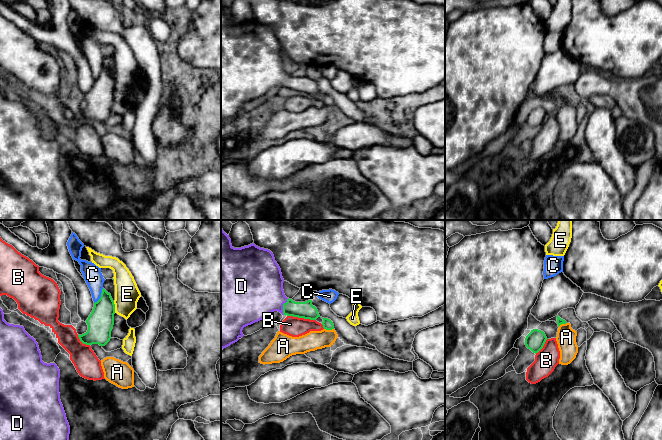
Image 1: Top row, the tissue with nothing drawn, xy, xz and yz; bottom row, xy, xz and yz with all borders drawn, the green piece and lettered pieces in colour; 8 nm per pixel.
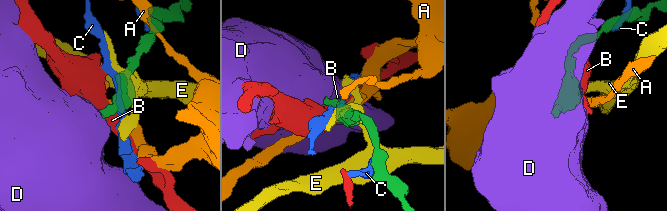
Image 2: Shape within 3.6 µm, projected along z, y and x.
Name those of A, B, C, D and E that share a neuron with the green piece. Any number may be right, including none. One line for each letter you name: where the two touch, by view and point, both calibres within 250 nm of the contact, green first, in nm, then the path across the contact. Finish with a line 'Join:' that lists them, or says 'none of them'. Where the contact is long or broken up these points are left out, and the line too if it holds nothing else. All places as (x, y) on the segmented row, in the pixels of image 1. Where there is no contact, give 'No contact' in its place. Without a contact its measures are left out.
D: Touches green at xz (283, 306). Thickness 140 nm (green) against 420 nm. Path across: xz (306, 310), (283, 306), (256, 291)
Join: D

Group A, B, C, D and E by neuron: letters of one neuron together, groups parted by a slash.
A / B / C / D / E

